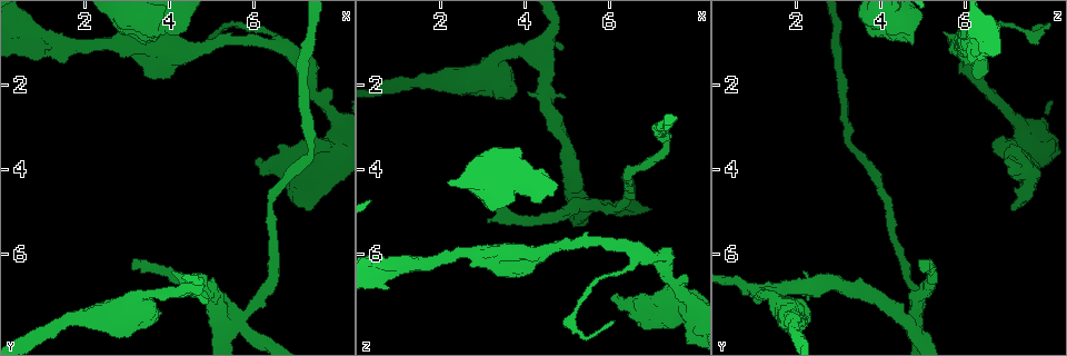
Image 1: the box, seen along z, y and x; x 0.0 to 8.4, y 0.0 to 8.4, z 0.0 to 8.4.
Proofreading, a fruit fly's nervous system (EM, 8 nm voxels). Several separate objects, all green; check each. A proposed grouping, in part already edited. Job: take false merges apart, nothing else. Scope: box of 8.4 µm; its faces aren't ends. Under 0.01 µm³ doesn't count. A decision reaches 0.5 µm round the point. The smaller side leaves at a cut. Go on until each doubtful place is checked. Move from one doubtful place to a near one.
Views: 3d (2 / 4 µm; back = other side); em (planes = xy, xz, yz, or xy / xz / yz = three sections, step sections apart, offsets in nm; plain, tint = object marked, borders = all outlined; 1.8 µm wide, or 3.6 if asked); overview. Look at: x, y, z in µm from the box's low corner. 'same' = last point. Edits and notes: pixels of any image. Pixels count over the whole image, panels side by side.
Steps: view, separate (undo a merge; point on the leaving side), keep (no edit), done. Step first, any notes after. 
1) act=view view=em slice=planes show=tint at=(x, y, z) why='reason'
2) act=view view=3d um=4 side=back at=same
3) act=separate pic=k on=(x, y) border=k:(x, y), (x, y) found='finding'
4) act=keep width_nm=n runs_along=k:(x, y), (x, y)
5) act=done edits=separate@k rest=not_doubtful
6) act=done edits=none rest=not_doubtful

act=view view=em slice=xz step=16 show=tint at=(0.65, 0.80, 6.35)

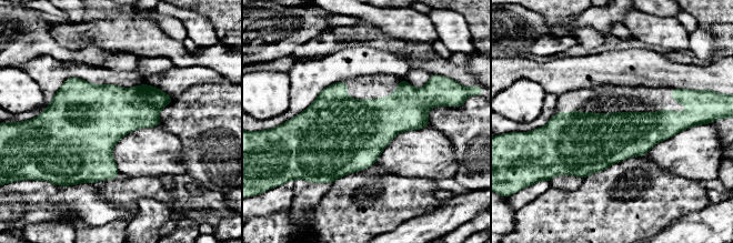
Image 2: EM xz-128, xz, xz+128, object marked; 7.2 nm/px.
act=keep found='continuous, no second neuron'

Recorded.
act=view view=em um=3.6 slice=planes show=tint at=(4.25, 1.30, 6.05) why='three-way junction'

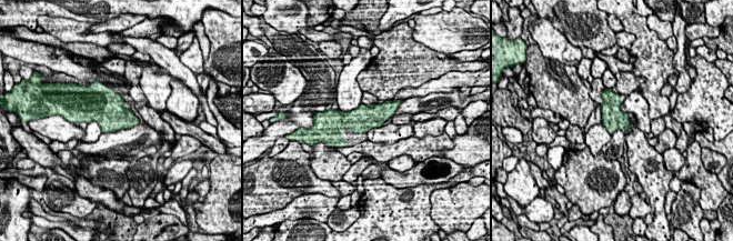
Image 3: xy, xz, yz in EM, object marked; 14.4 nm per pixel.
act=keep found='all the same neuron'

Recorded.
act=view view=3d um=2 at=(4.10, 6.85, 1.30)

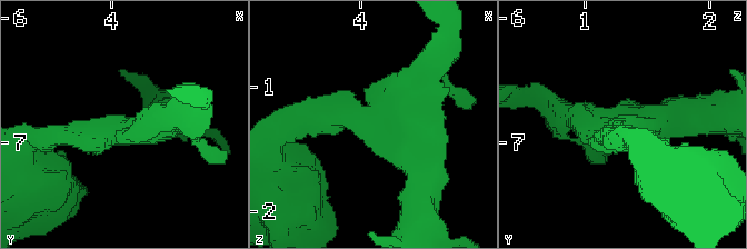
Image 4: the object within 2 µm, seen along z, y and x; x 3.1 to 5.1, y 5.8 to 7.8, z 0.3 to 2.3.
act=view view=em slice=xy step=8 show=tint at=(4.10, 6.88, 1.34) arms=3 arm_widths_nm=220,220,300

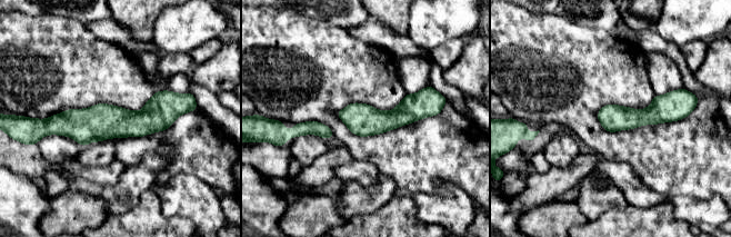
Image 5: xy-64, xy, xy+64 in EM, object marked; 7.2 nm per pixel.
act=view view=em slice=planes show=borders at=same why='another direction'

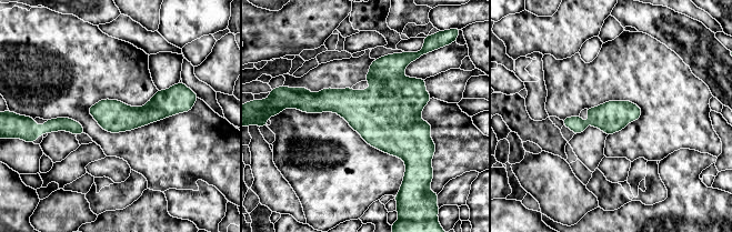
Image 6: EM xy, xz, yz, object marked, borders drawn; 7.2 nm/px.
act=keep width_nm=220 runs_along=6:(182, 103), (147, 114), (92, 111) found='one neuron here'

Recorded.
act=view view=em um=3.6 slice=planes show=tint at=(5.45, 7.65, 4.75) why='looks like a crossing'

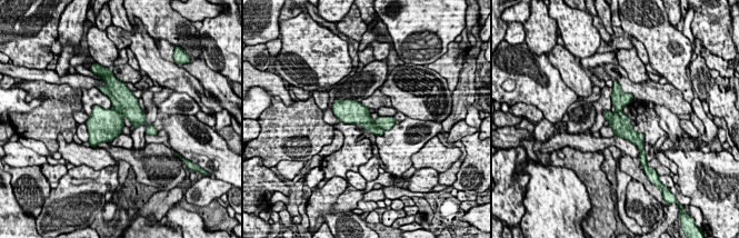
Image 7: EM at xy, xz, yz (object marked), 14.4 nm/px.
act=separate pic=7 on=(385, 122) border=7:(373, 120), (383, 130) found='a second neuron is stuck on'

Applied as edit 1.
act=view view=3d um=4 side=back at=(3.25, 7.10, 1.60)

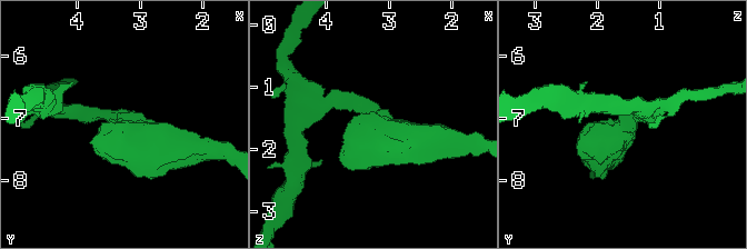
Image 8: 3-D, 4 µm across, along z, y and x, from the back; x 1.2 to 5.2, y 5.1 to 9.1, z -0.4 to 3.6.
act=view view=em um=3.6 slice=yz step=16 show=tint at=(3.25, 7.15, 1.55) why='now the EM'

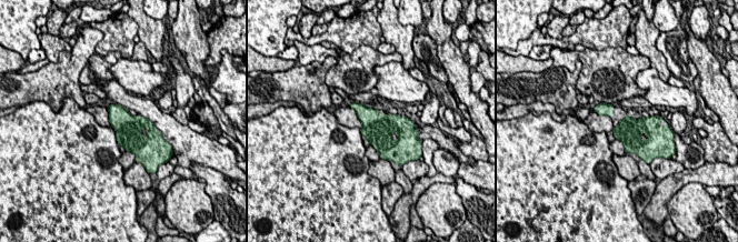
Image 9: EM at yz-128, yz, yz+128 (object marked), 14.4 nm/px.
act=keep width_nm=190 found='continuous, no second neuron'

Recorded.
act=done edits=separate@7 rest=not_doubtful

